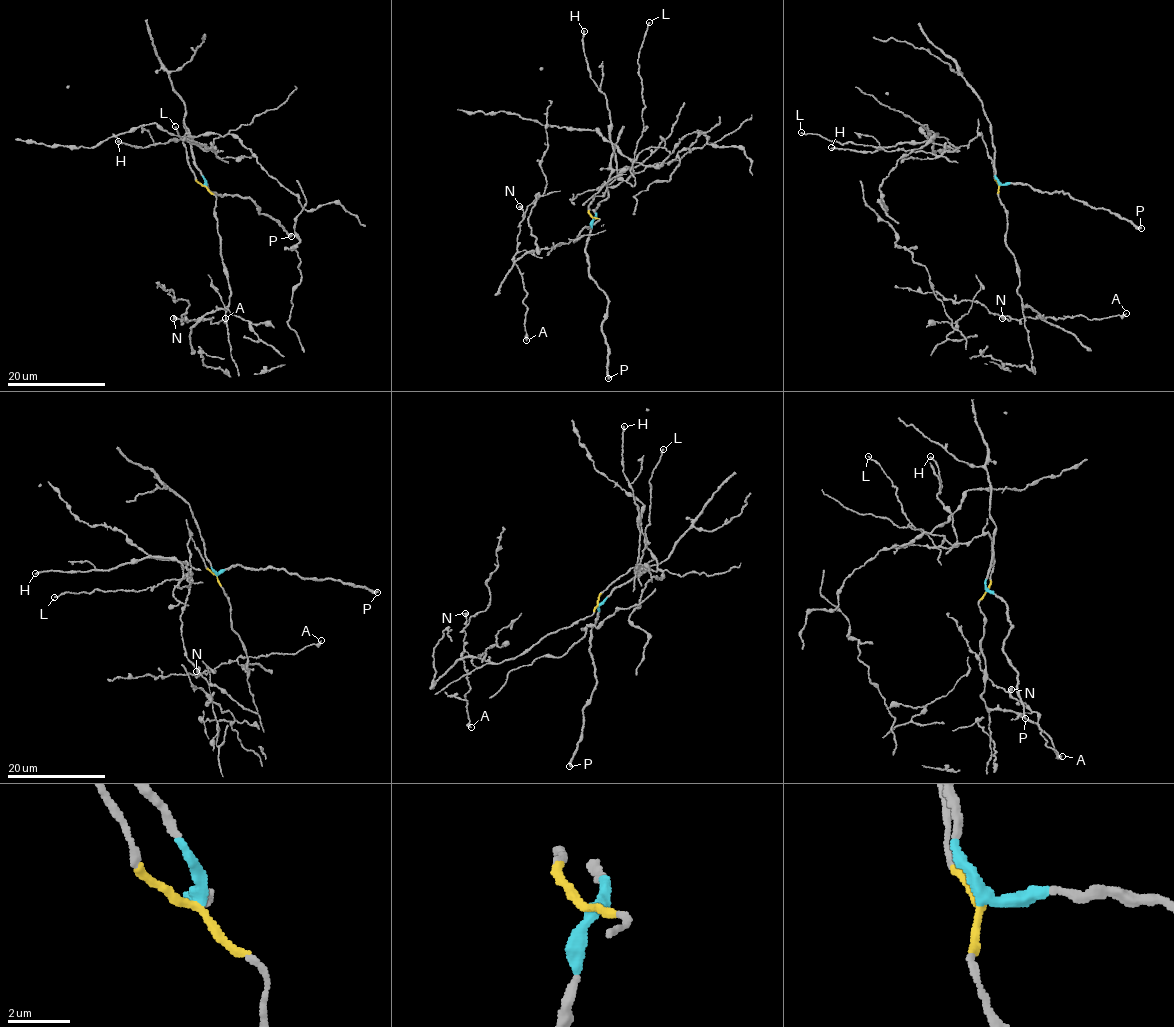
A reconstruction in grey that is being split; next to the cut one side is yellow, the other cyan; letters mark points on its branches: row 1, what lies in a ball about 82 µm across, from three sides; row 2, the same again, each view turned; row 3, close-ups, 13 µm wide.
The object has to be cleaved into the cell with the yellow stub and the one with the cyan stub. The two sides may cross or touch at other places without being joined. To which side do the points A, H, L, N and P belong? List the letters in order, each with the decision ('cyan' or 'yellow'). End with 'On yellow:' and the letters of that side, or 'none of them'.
A: yellow
H: yellow
L: yellow
N: yellow
P: cyan
On yellow: A, H, L, N

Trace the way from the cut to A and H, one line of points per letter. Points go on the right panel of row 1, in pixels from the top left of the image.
A: (999, 185), (1005, 246), (1015, 259), (1023, 304), (1041, 317), (1094, 319), (1126, 313)
H: (999, 185), (981, 134), (958, 149), (930, 141), (896, 143), (872, 152), (831, 147)

